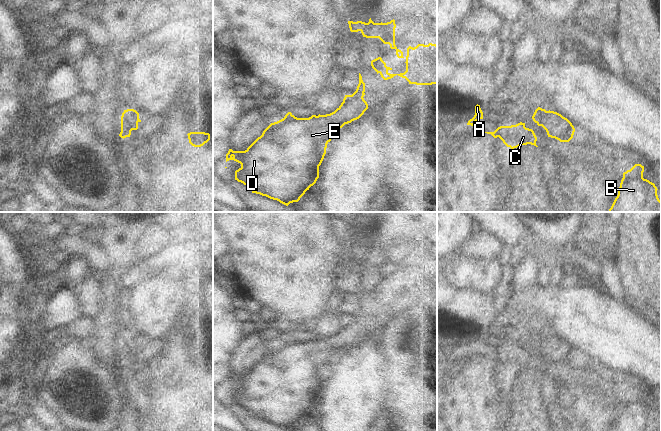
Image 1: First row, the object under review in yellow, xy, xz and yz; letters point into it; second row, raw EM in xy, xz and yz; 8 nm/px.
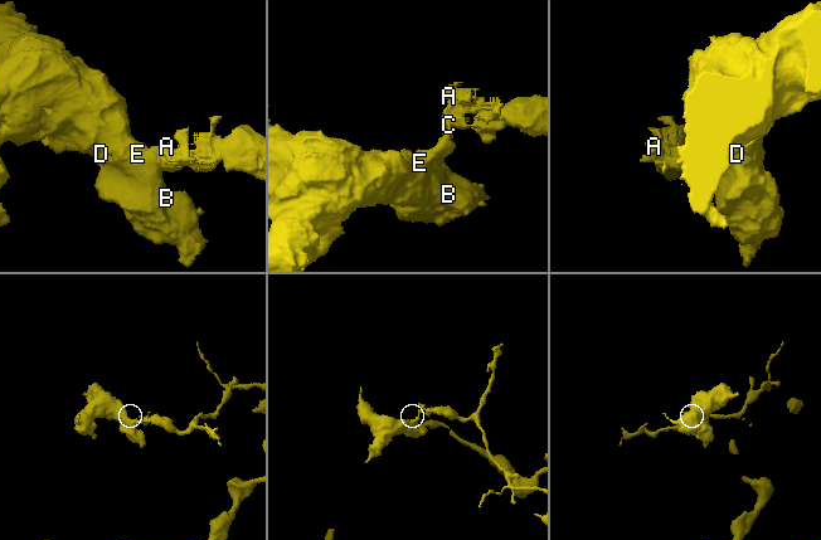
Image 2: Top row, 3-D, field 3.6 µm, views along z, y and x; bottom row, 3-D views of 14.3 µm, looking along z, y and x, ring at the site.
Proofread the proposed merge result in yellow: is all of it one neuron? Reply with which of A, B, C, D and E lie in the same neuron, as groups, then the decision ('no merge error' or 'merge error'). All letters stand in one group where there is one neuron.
A B C D E; no merge error

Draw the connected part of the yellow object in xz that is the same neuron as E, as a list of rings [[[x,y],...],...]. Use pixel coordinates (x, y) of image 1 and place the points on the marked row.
[[[359,73],[359,84],[352,95],[345,95],[341,105],[332,113],[297,118],[291,112],[277,122],[271,123],[245,151],[229,149],[226,162],[234,160],[241,164],[235,171],[235,180],[249,186],[252,193],[266,196],[288,206],[298,202],[319,178],[319,166],[326,154],[327,144],[334,131],[359,119],[368,109],[364,100],[365,83]]]

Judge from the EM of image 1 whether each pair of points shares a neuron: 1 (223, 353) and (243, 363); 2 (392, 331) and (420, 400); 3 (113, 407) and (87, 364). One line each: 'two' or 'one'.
1: two
2: one
3: one

